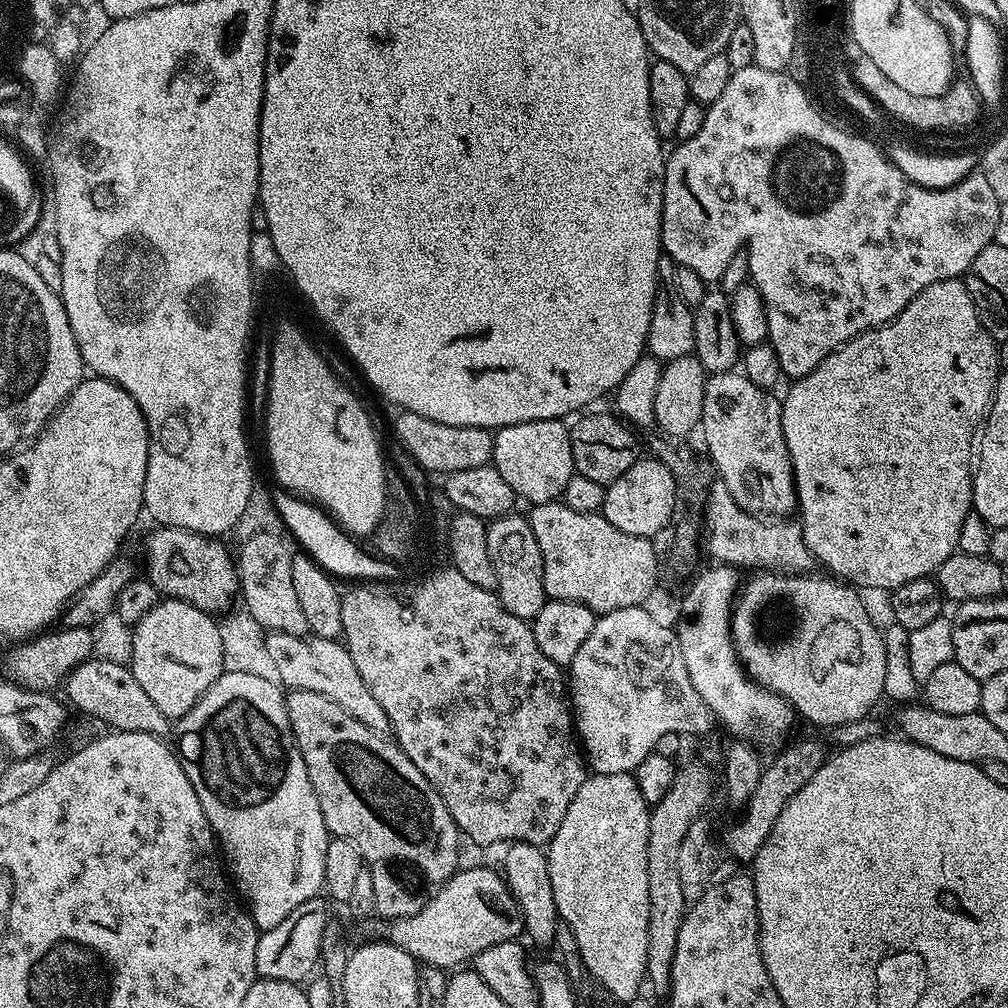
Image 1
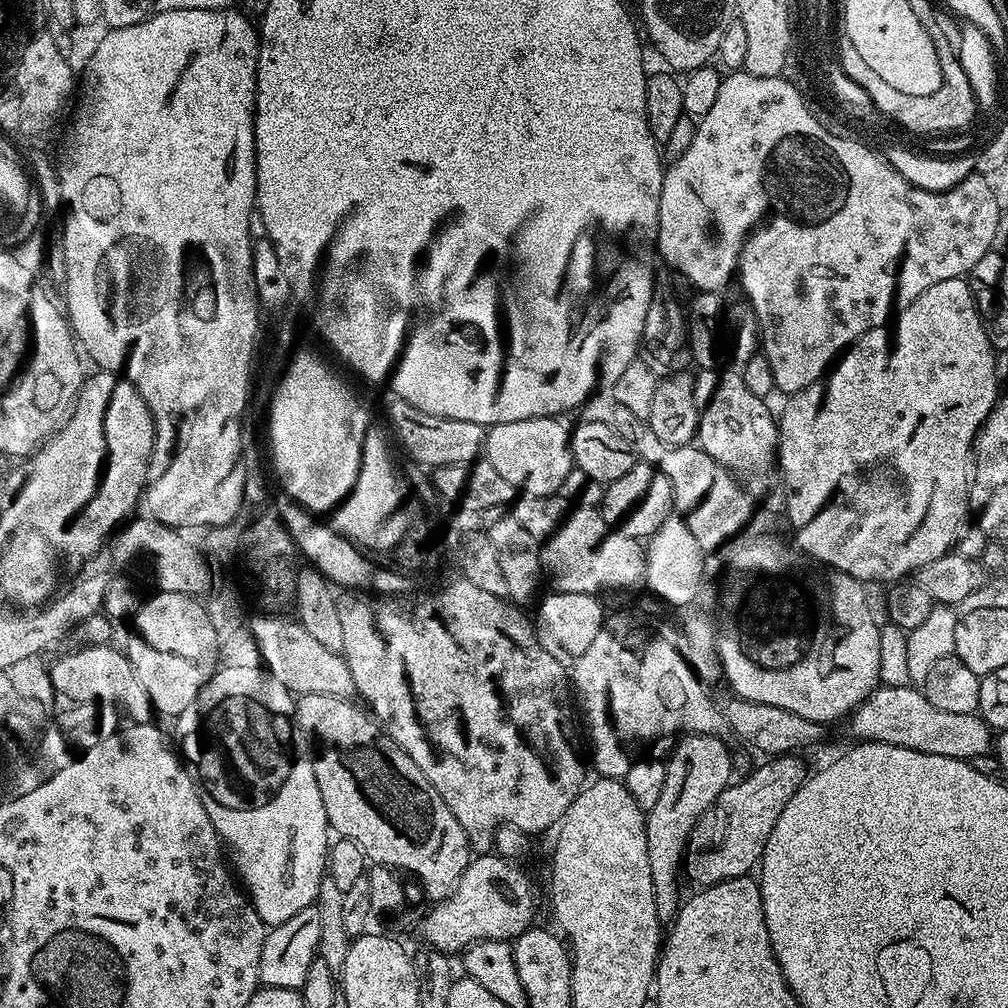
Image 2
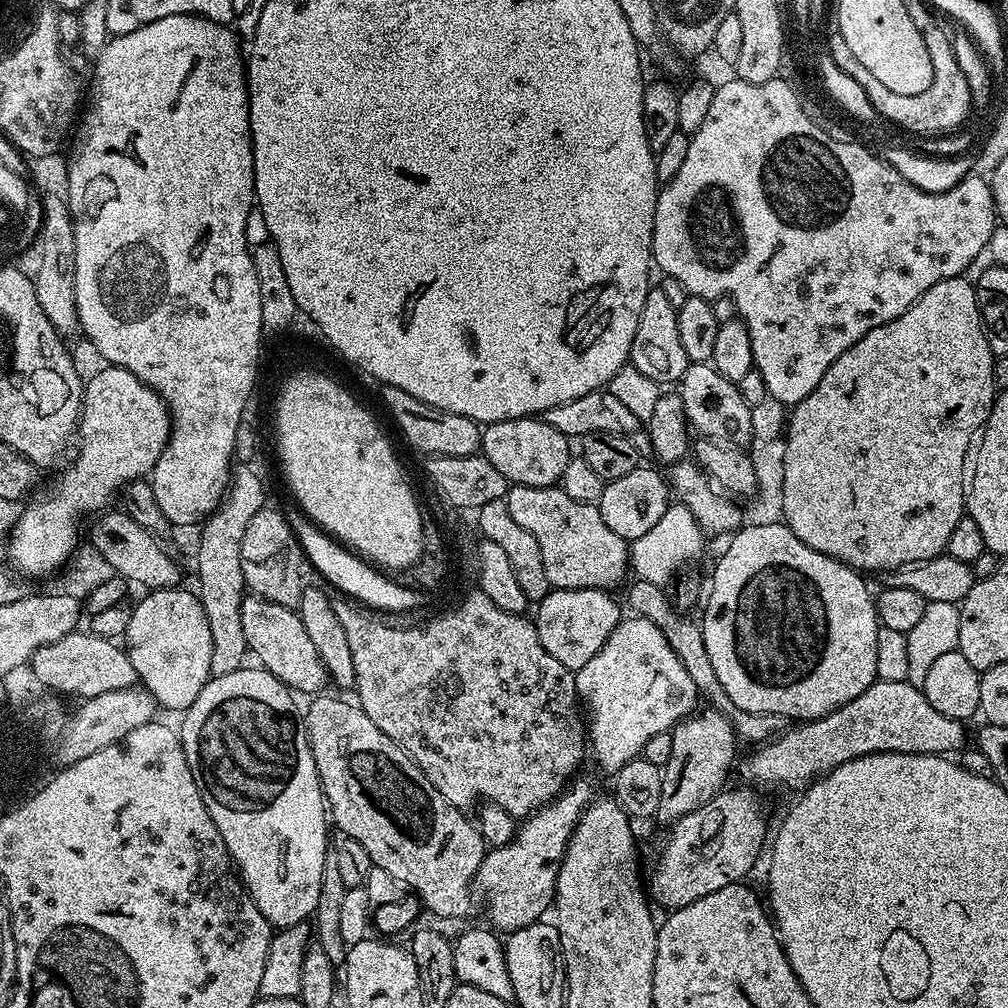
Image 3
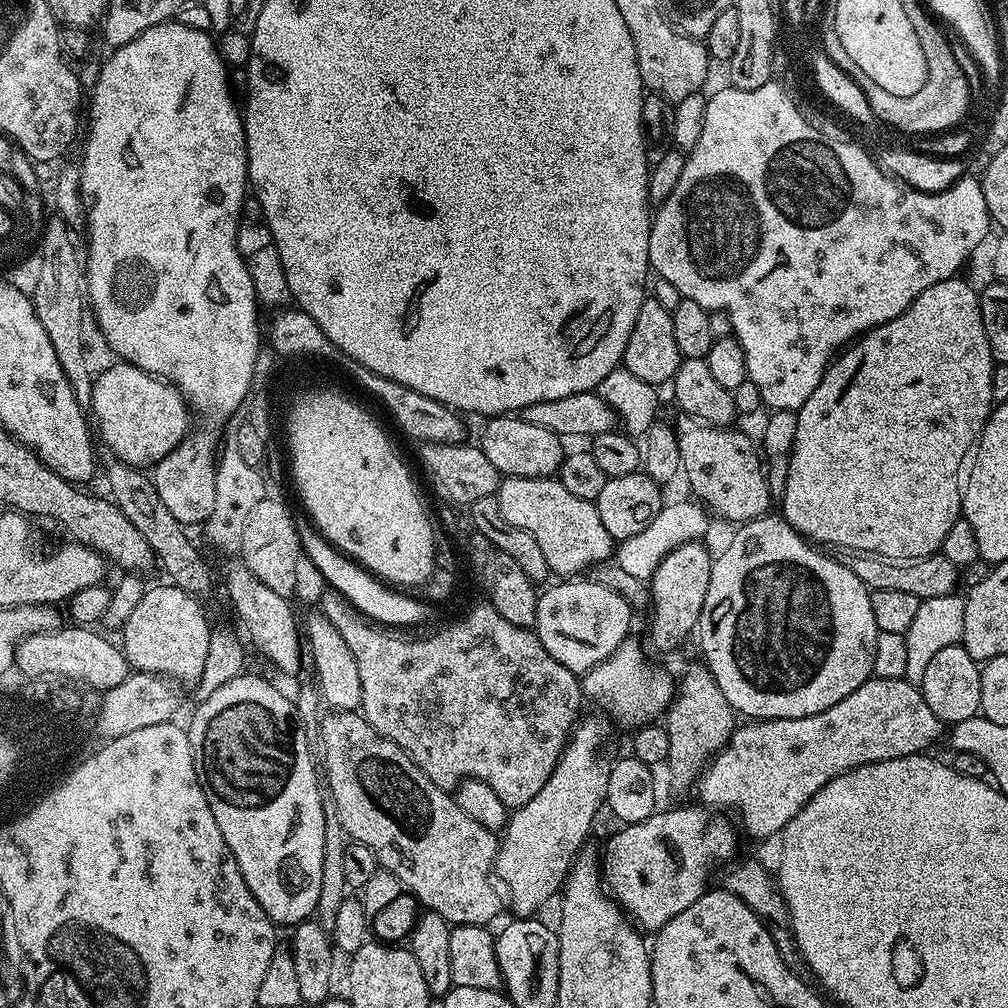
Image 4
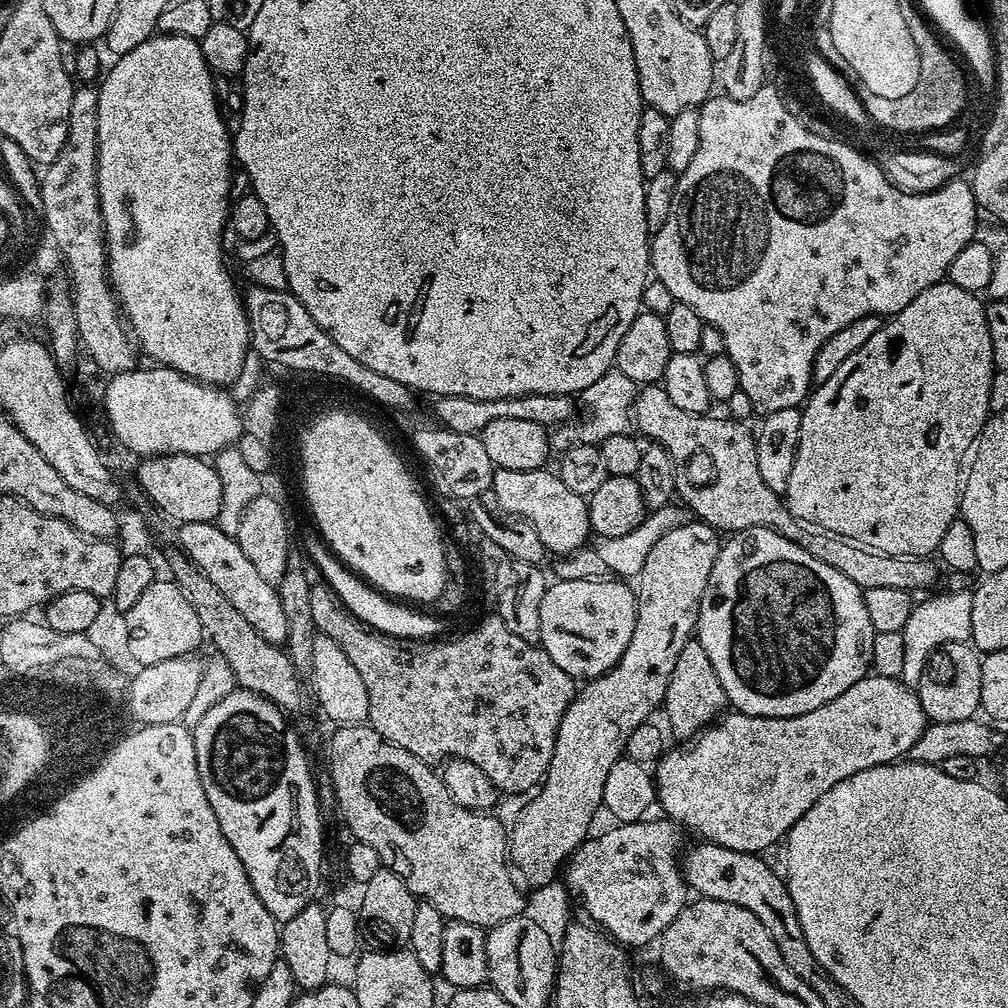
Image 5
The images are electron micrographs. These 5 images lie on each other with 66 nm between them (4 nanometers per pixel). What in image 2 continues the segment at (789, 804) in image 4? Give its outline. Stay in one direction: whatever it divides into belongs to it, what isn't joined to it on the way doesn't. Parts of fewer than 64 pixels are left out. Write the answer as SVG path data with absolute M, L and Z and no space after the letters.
M877 686L873 692L864 699L855 712L850 717L850 723L852 723L852 732L856 735L855 739L860 742L867 742L870 740L877 740L883 744L889 744L890 746L902 746L903 748L909 748L910 750L918 750L922 754L942 754L942 758L958 758L959 760L967 760L971 762L974 758L979 756L987 756L993 751L994 748L994 732L989 728L985 720L980 719L976 712L970 714L950 714L946 710L938 710L938 706L934 706L934 702L930 702L930 698L926 698L923 691L916 686Z

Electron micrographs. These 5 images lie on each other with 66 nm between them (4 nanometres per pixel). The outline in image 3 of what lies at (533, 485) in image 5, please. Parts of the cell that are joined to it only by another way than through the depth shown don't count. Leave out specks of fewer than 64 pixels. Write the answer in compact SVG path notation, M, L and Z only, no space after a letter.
M517 484L509 487L506 499L510 518L538 538L542 566L546 566L546 578L553 589L612 590L615 584L625 583L624 571L627 573L630 568L629 541L618 538L618 534L602 522L602 514L596 504L574 502L574 498L559 486L539 488Z

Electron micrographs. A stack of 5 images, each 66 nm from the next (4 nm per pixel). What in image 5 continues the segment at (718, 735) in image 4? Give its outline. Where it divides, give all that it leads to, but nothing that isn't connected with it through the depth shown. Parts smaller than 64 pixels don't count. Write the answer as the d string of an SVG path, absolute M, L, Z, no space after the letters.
M693 638L682 646L682 654L678 654L678 662L674 662L674 674L668 683L664 695L662 712L668 715L667 727L677 736L677 741L688 742L705 727L717 719L729 707L726 690L722 690L722 682L718 682L718 674L706 650L700 645L699 639Z

